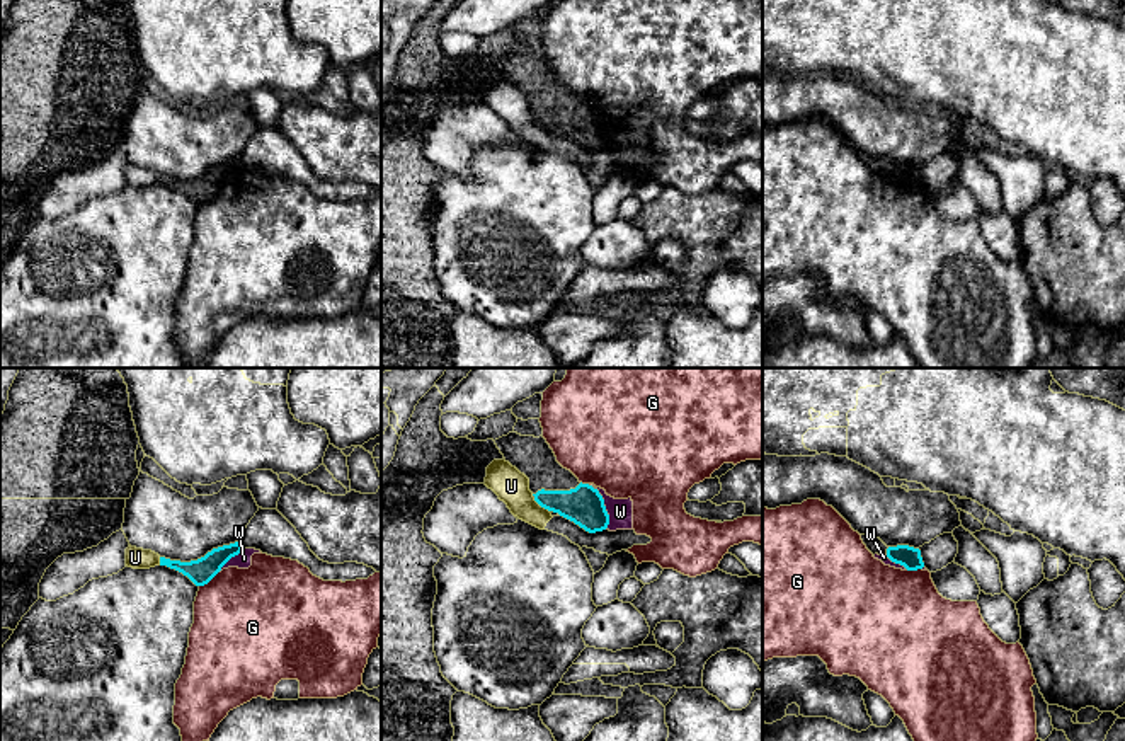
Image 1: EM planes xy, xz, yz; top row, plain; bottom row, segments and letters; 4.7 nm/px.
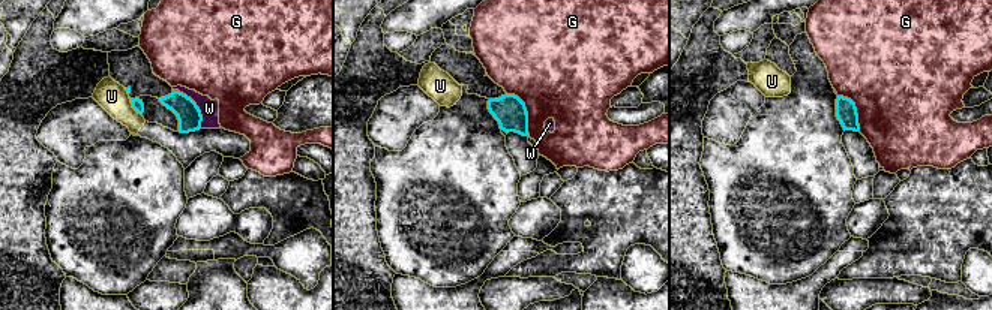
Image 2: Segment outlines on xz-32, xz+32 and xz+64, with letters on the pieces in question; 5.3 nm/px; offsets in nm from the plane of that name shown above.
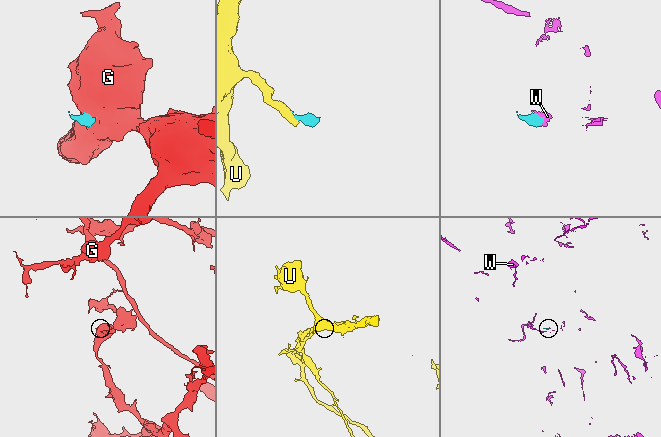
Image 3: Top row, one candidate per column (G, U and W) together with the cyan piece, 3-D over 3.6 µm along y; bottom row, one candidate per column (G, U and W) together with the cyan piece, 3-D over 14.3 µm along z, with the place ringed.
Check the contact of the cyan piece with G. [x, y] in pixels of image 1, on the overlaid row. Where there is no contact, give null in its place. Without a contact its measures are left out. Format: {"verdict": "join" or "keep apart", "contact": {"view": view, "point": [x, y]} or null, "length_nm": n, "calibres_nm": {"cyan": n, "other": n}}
{"verdict": "keep apart", "contact": {"view": "xy", "point": [208, 581]}, "length_nm": 120, "calibres_nm": {"cyan": 120, "other": 480}}

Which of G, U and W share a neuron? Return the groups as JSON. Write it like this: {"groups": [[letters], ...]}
{"groups": [["G", "W"], ["U"]]}

